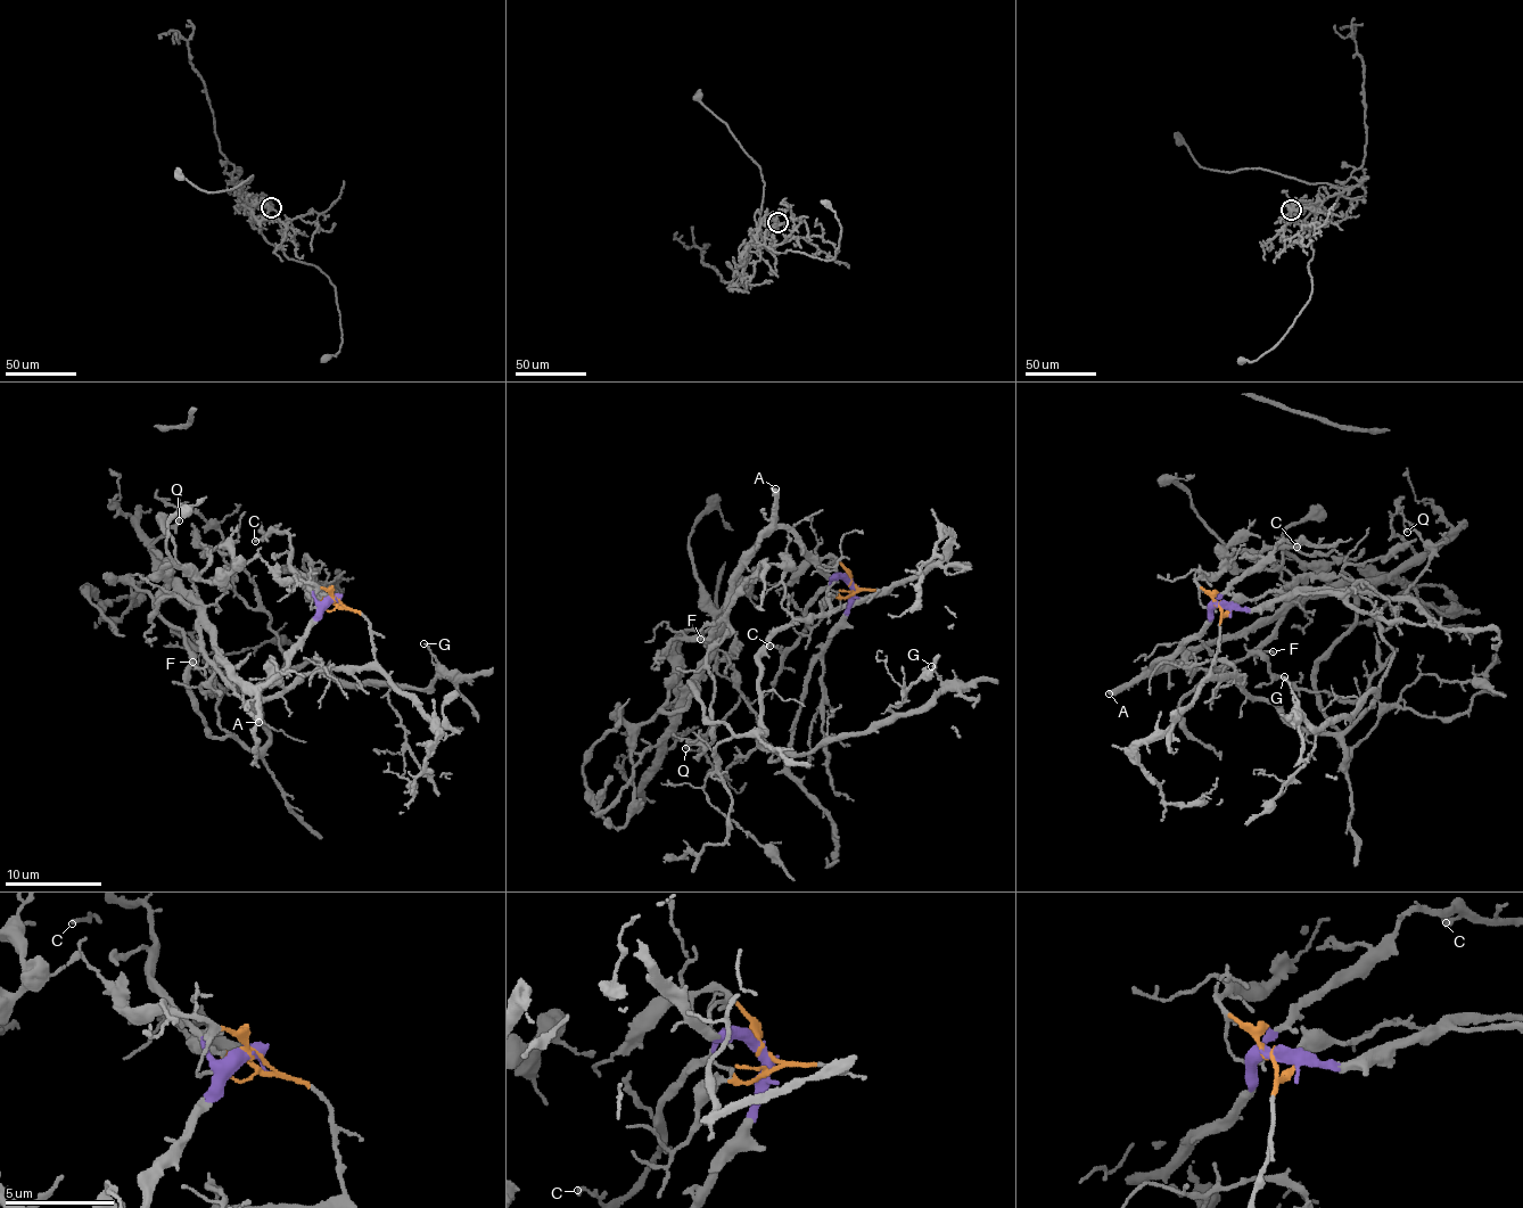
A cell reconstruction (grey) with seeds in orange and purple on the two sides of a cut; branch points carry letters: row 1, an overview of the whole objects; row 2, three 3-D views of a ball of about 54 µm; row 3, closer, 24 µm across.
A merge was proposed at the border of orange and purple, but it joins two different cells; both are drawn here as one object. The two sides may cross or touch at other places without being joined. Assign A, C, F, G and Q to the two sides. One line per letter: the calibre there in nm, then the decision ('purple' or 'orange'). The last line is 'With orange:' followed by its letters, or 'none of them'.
A: calibre 460 nm; purple
C: calibre 180 nm; purple
F: calibre 130 nm; purple
G: calibre 180 nm; orange
Q: calibre 150 nm; orange
With orange: G, Q

